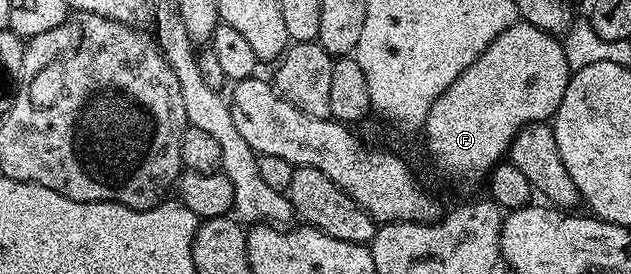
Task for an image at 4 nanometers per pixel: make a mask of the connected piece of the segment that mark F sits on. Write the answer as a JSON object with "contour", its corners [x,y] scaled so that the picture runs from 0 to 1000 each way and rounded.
{"contour":[[[818,77],[777,157],[770,190],[751,219],[751,234],[729,266],[726,292],[719,292],[719,307],[713,307],[713,321],[707,321],[694,365],[688,365],[669,464],[680,569],[691,588],[700,631],[729,664],[772,653],[794,602],[821,478],[848,445],[868,445],[881,427],[884,380],[891,380],[891,350],[897,350],[902,281],[892,150],[840,80]]]}

